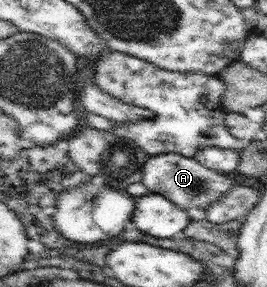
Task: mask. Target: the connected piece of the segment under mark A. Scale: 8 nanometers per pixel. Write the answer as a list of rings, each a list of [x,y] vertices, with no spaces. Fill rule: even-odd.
[[[167,153],[150,158],[144,163],[141,182],[149,192],[162,194],[168,200],[174,200],[180,208],[201,208],[206,212],[207,208],[224,193],[227,193],[234,185],[232,176],[228,173],[216,172],[200,164],[194,157],[188,158],[178,154]]]

